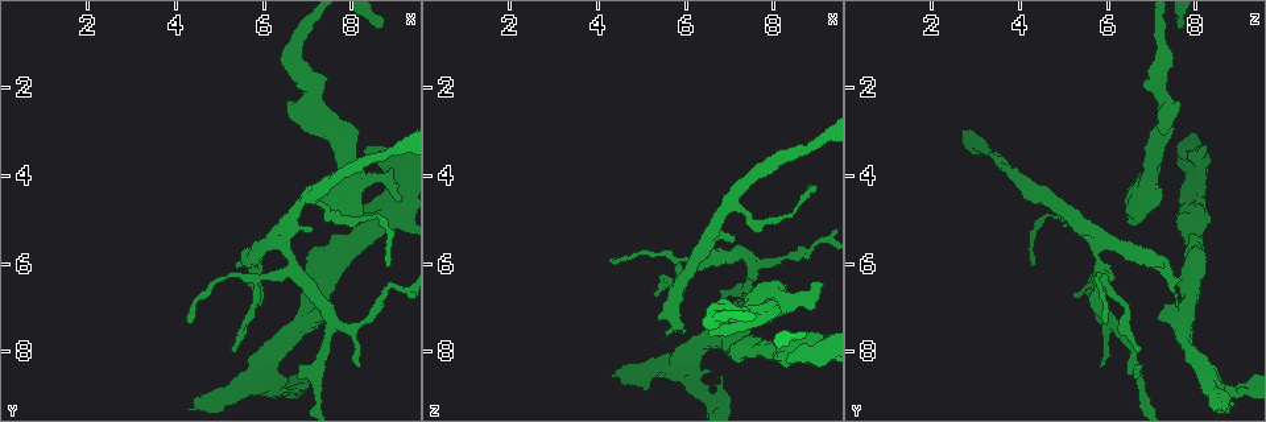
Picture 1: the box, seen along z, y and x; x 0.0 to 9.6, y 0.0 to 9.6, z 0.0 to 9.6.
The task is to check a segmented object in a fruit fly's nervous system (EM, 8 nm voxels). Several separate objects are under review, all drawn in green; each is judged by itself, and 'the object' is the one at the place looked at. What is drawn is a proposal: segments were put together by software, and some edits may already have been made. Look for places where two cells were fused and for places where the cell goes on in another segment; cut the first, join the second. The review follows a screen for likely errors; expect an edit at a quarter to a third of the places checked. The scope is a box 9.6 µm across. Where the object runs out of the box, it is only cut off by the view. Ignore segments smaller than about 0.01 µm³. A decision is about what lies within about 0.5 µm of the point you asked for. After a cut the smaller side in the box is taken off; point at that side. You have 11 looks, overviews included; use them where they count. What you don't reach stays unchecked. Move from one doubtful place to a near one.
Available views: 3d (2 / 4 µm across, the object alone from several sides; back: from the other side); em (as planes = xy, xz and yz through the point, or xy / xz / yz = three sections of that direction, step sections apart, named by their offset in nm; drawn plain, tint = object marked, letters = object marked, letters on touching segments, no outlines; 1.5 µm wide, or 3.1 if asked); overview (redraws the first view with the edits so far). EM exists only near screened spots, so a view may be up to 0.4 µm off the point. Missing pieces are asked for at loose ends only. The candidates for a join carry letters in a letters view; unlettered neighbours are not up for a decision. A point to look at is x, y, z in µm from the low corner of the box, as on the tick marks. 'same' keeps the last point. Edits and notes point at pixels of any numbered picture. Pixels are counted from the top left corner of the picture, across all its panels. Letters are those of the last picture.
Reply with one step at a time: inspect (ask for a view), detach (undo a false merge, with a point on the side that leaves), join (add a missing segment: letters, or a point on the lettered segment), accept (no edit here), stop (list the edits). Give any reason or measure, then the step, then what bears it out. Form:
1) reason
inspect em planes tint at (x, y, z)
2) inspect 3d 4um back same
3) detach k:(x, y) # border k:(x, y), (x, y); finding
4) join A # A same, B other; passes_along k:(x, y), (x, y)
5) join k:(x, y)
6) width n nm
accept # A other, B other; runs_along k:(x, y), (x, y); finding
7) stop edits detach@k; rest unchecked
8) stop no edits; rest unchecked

free end
inspect em planes letters at (7.10, 5.15, 5.40)

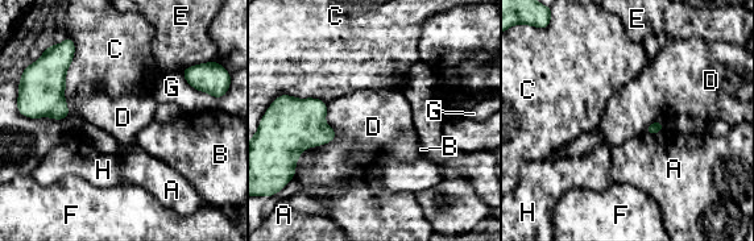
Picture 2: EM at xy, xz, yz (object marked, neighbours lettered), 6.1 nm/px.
accept # A other, B other, C other, D other, E other, F other, G other, H other; border 2:(327, 103), (336, 134), (293, 178); no lettered segment goes on from it

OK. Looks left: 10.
branch stops here
inspect em planes tint at (9.15, 4.50, 6.45)

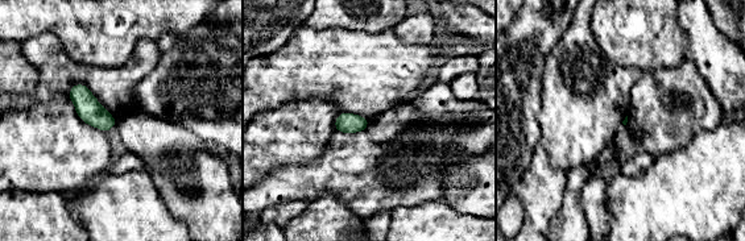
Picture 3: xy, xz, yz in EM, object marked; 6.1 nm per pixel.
see the neighbours
inspect em planes letters same

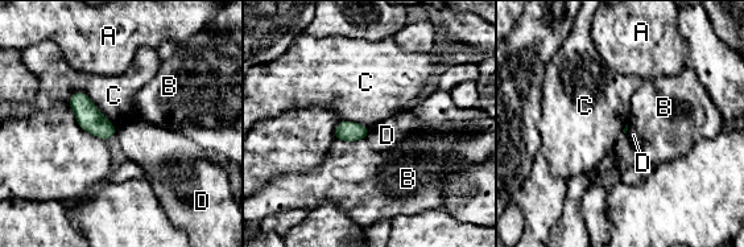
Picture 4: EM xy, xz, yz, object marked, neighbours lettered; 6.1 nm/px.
longest_contact C 340 nm
accept # A other, B other, C other, D other; no lettered segment goes on from it

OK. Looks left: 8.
abrupt turn
inspect 3d 2um at (9.05, 6.50, 5.55)

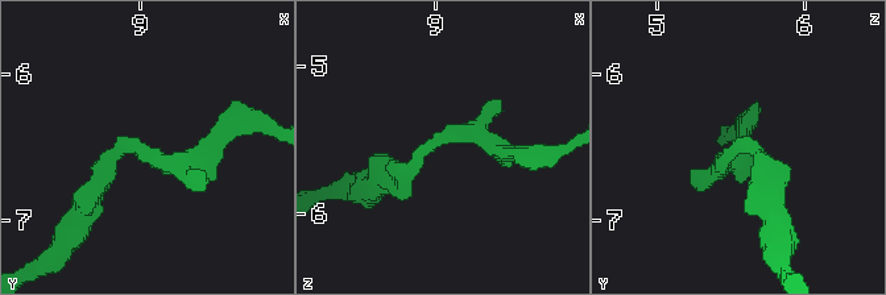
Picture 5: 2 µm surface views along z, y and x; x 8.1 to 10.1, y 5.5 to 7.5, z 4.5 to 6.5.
need the tissue
inspect em planes tint at (9.00, 6.52, 5.56)

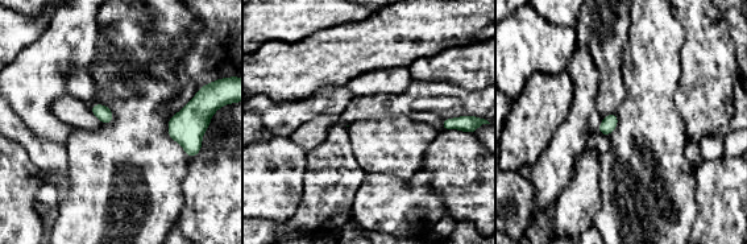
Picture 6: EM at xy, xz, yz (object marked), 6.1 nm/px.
what lies round it
inspect em planes letters same

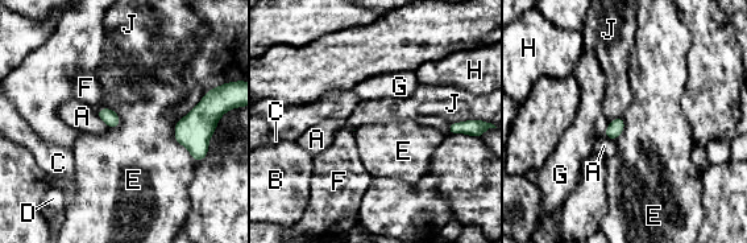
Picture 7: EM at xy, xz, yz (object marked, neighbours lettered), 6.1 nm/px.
width 90 nm
accept # A other, B other, C other, D other, E other, F other, G other, H other, J other; border 7:(178, 119), (174, 139), (196, 161); continuous, no second cell

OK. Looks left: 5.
an open end
inspect 3d 4um at (8.20, 8.30, 5.85)

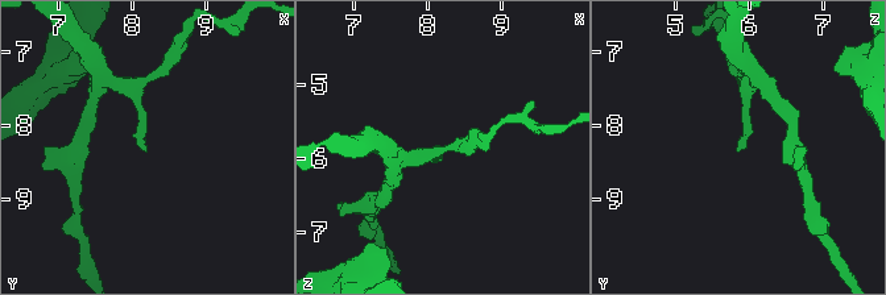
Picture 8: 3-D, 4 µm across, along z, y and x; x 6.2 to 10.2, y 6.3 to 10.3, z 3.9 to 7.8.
inspect em xz step 4 letters at (8.15, 8.30, 5.85)

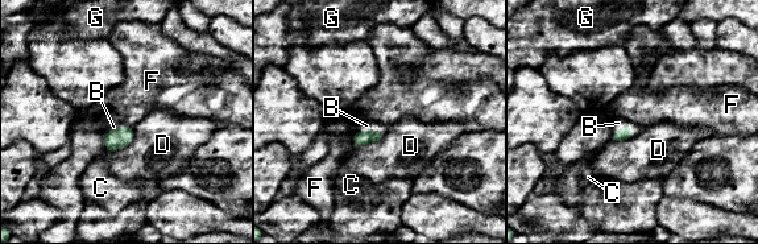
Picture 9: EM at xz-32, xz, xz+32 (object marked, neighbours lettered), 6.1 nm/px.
inspect em yz step 8 letters same

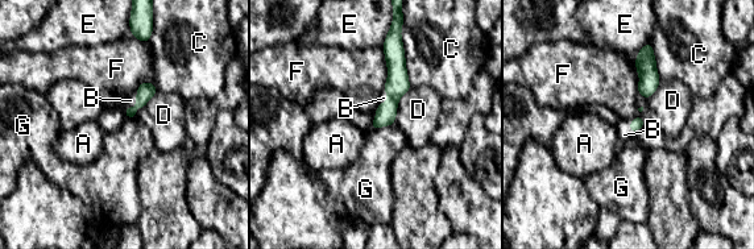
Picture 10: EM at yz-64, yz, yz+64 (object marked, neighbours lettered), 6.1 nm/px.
join B # A other, B same, C other, D other, E other, F other, G other; it goes on there

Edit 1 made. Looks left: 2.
stop edits join@10; rest unchecked

